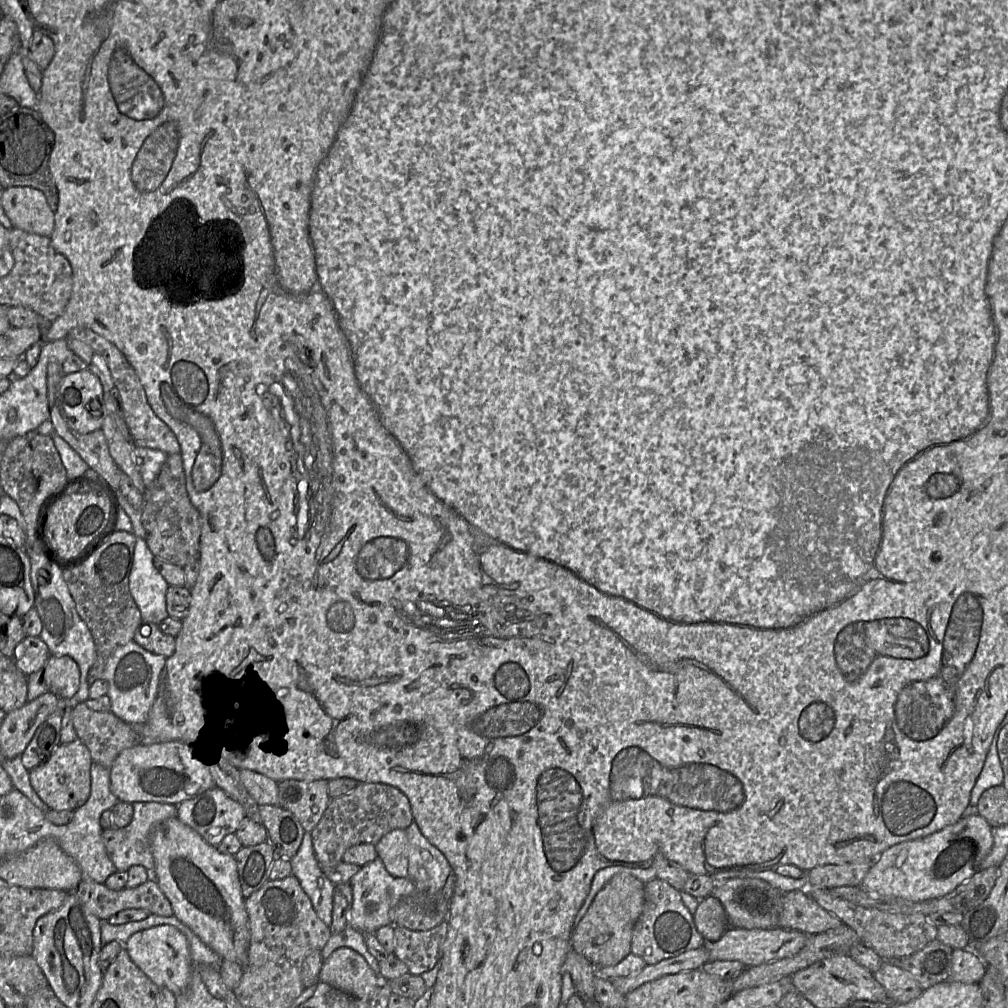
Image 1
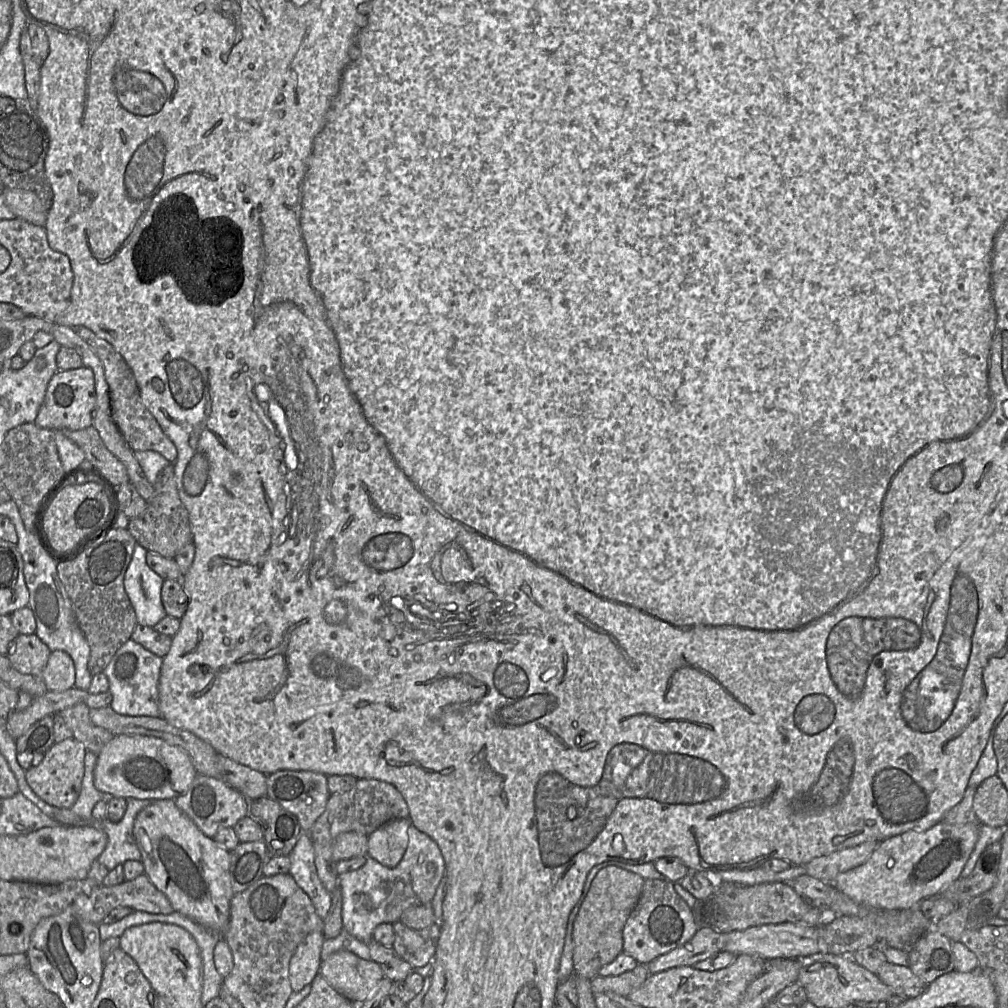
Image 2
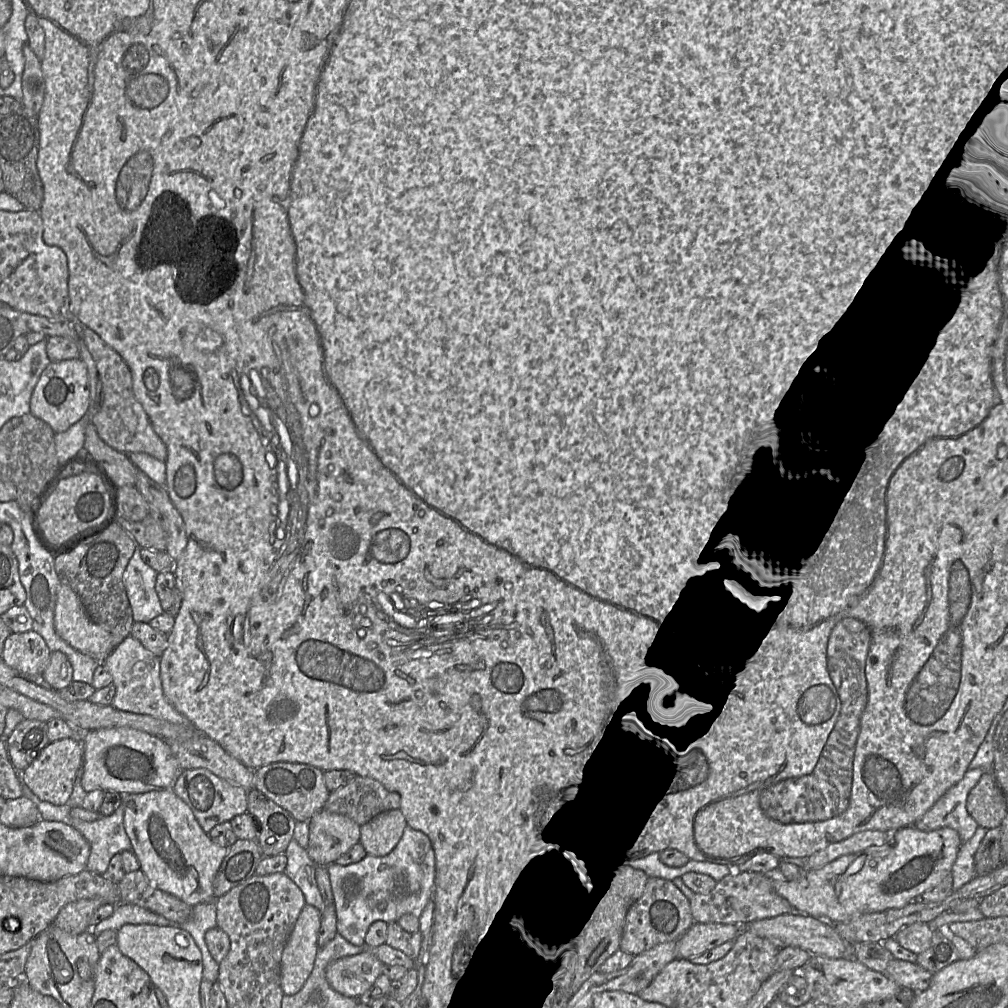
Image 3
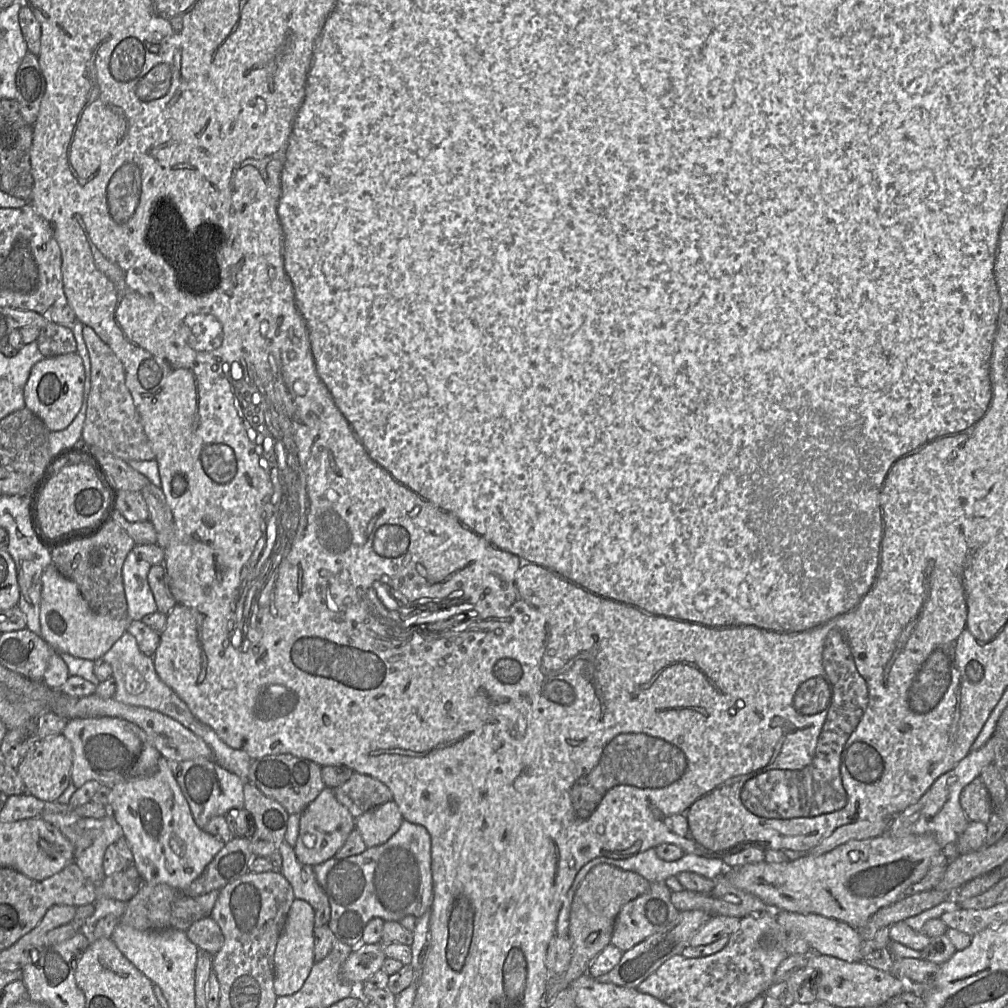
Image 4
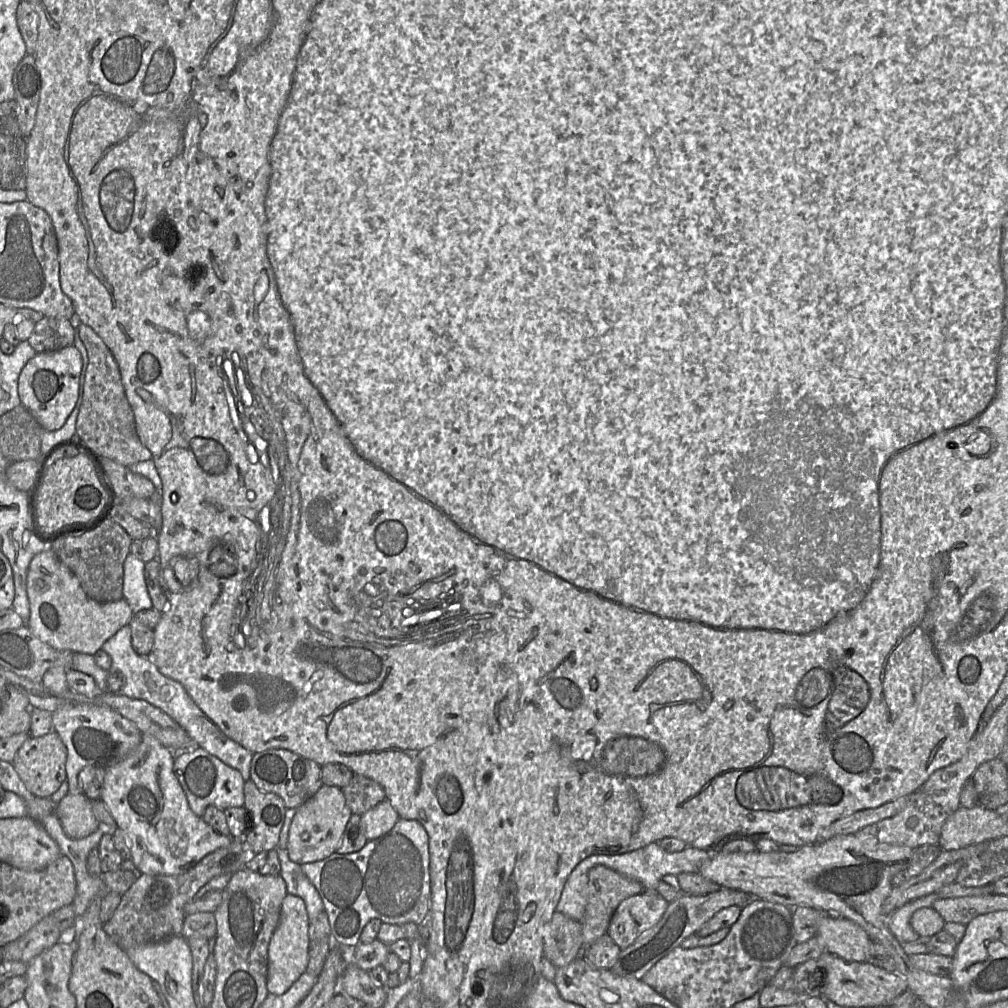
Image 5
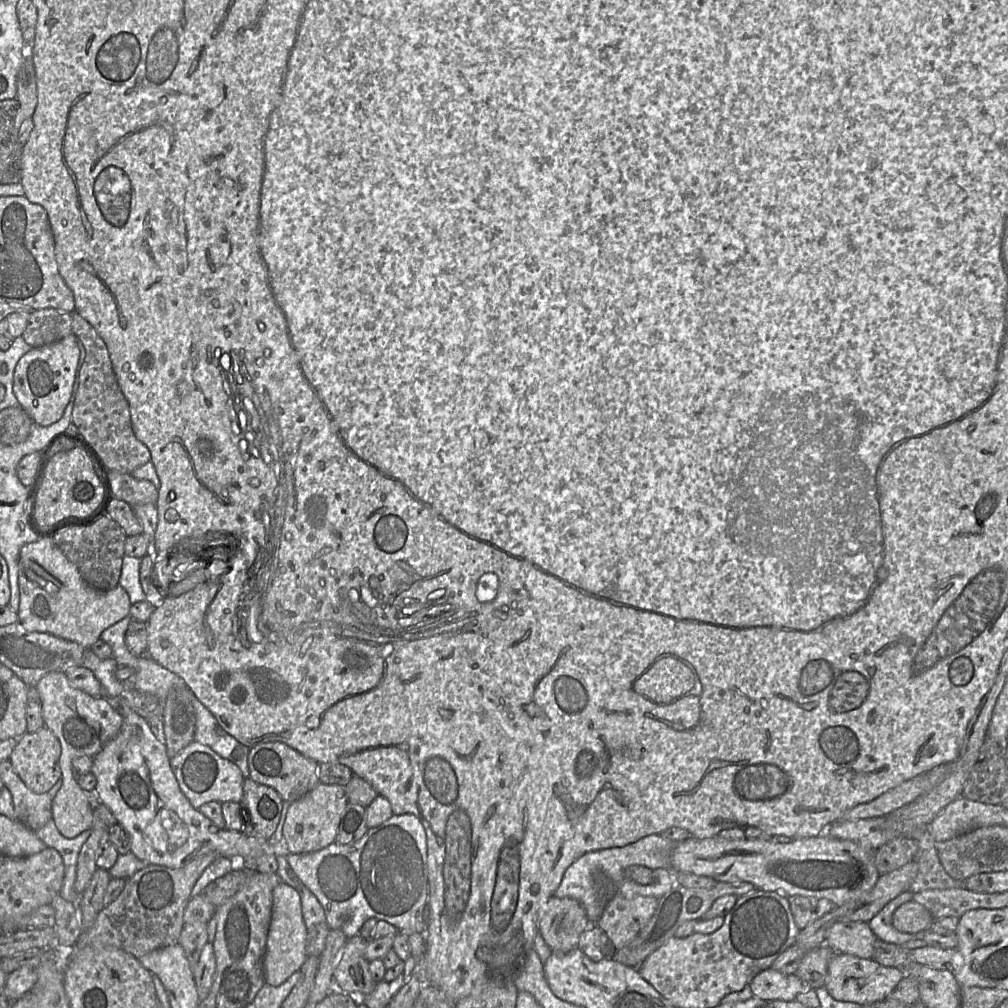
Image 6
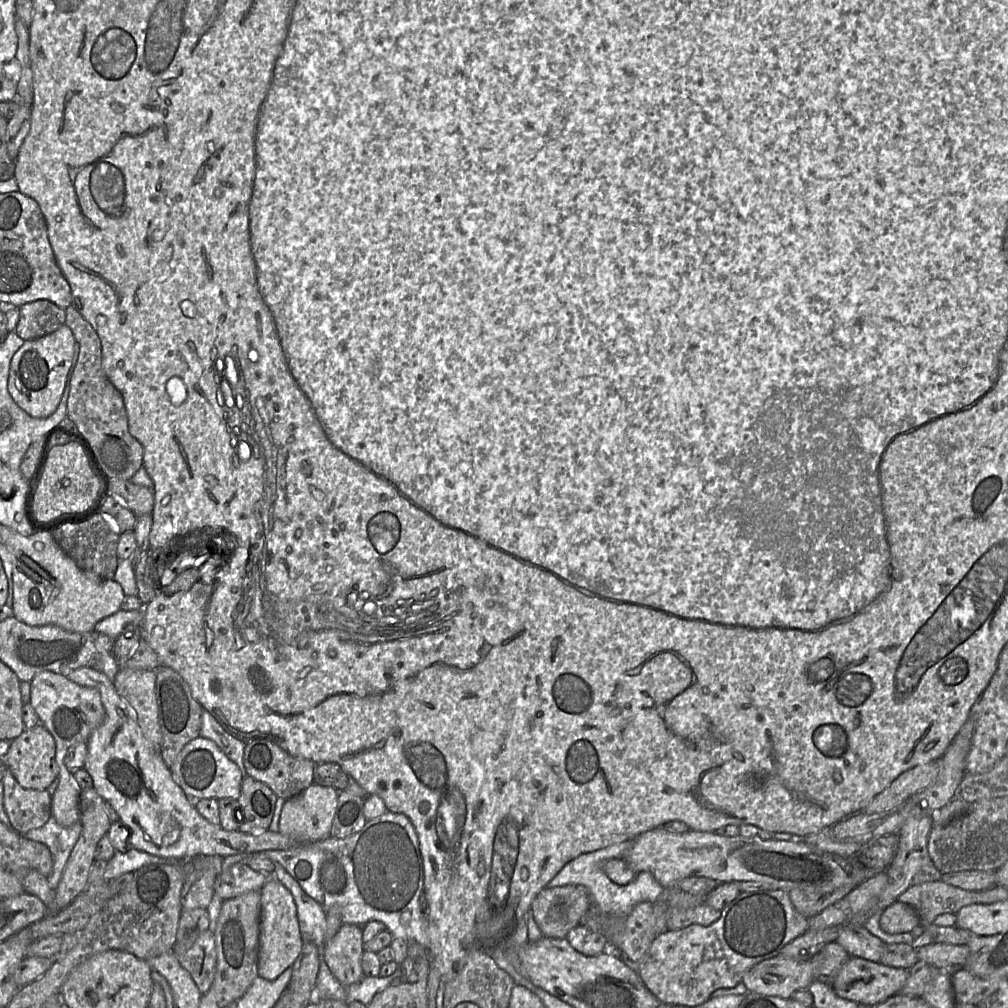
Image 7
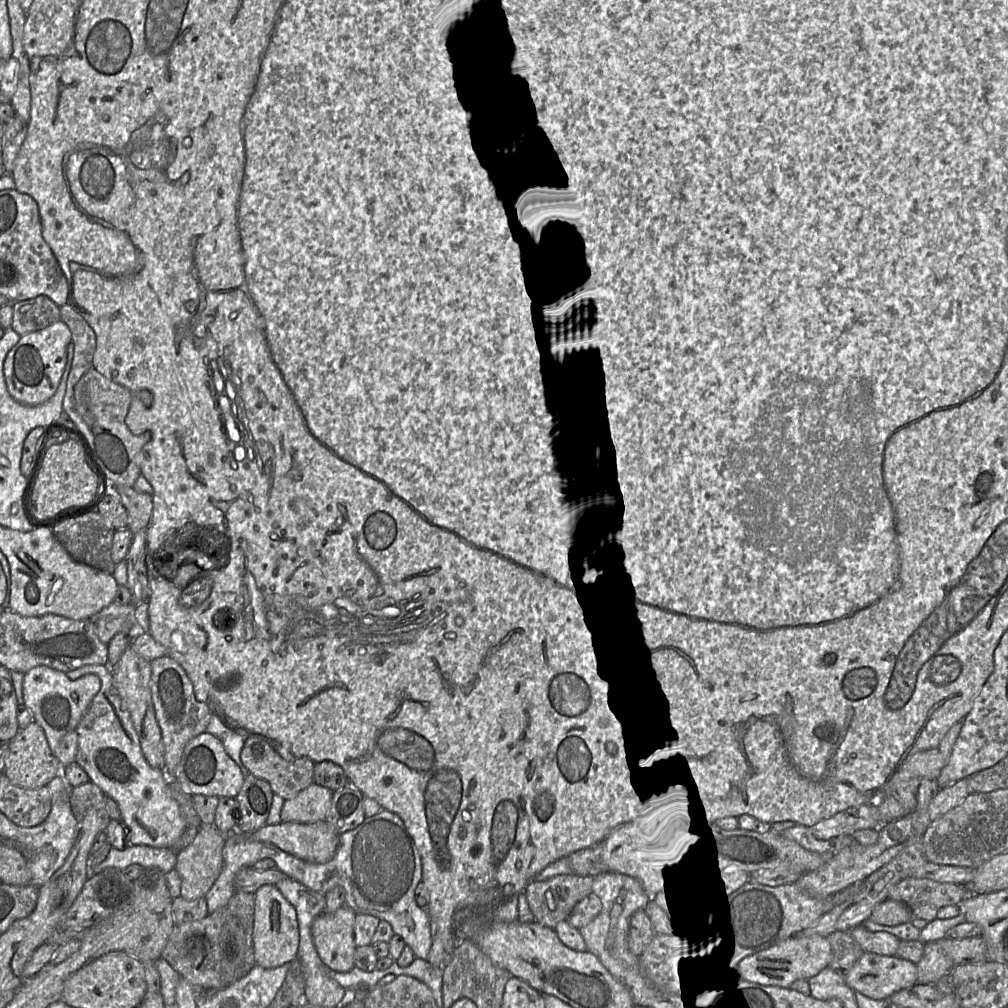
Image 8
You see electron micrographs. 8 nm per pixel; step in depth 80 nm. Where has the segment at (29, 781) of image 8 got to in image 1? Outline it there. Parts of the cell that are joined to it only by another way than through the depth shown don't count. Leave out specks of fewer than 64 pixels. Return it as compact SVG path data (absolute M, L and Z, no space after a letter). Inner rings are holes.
M77 738L70 743L60 744L44 763L30 770L30 782L51 809L74 811L84 805L90 796L92 763L88 747Z

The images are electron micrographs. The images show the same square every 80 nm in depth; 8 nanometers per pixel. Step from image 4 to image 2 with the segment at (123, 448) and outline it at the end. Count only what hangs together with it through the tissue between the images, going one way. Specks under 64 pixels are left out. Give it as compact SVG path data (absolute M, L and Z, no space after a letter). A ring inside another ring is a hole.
M74 327L73 329L87 342L103 364L105 379L110 391L112 419L129 447L133 451L156 451L169 462L174 463L177 458L177 448L144 405L135 376L122 355L110 343L98 337L90 329L86 327Z

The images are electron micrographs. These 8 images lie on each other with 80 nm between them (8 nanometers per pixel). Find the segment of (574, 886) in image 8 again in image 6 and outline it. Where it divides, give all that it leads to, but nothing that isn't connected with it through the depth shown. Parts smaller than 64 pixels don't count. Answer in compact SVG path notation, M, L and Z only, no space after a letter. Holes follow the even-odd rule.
M552 896L539 910L538 930L552 952L577 948L580 935L591 925L584 907L575 899Z

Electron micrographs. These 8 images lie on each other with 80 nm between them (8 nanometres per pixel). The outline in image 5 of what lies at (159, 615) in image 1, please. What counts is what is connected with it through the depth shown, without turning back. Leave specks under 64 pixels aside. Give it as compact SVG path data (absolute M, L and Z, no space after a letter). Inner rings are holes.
M131 552L123 566L123 595L133 613L152 608L152 601L144 578L145 562Z

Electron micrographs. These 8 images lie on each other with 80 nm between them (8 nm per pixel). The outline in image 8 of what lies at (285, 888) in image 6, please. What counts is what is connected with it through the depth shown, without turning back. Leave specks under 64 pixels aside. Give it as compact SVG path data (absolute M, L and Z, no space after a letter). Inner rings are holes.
M272 884L262 885L254 894L253 948L256 965L273 969L291 963L297 957L299 928L296 910Z

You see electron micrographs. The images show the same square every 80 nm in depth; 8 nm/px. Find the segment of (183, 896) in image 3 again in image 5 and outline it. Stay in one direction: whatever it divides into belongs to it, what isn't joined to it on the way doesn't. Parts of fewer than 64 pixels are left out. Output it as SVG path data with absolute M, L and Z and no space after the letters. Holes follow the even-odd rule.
M142 733L139 745L126 757L104 771L100 800L109 809L117 826L125 833L131 850L131 859L138 873L179 875L211 852L229 846L231 836L215 831L189 807L187 797L174 774L175 755L155 737Z

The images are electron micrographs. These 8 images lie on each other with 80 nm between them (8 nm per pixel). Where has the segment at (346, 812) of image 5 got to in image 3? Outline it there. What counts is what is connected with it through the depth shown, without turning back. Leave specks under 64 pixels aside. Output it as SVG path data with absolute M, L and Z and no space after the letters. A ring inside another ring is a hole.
M325 808L308 821L309 857L318 866L328 866L360 842L360 826L352 819Z

